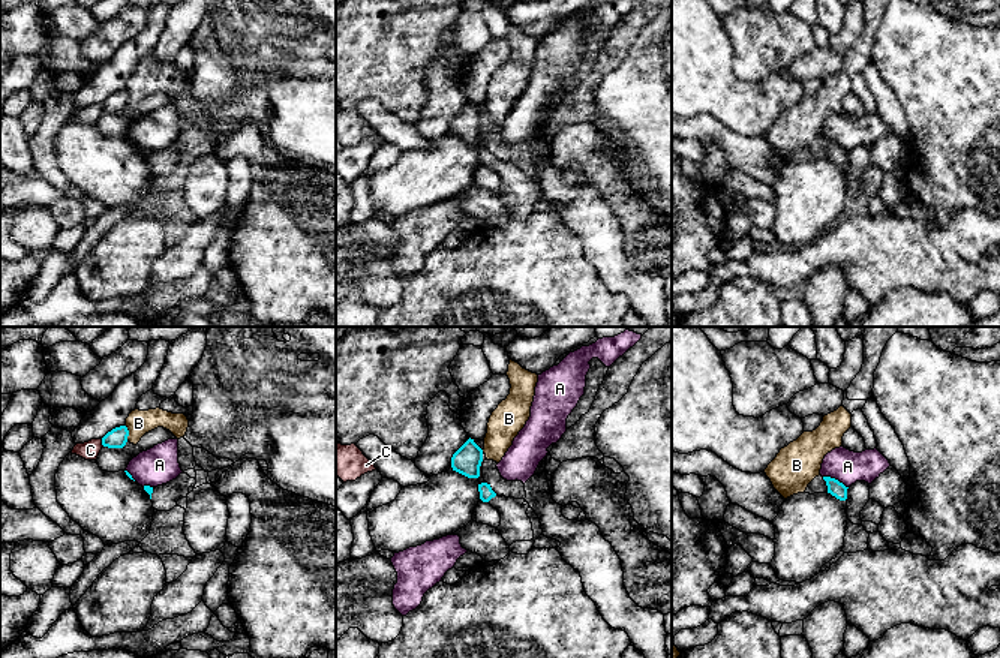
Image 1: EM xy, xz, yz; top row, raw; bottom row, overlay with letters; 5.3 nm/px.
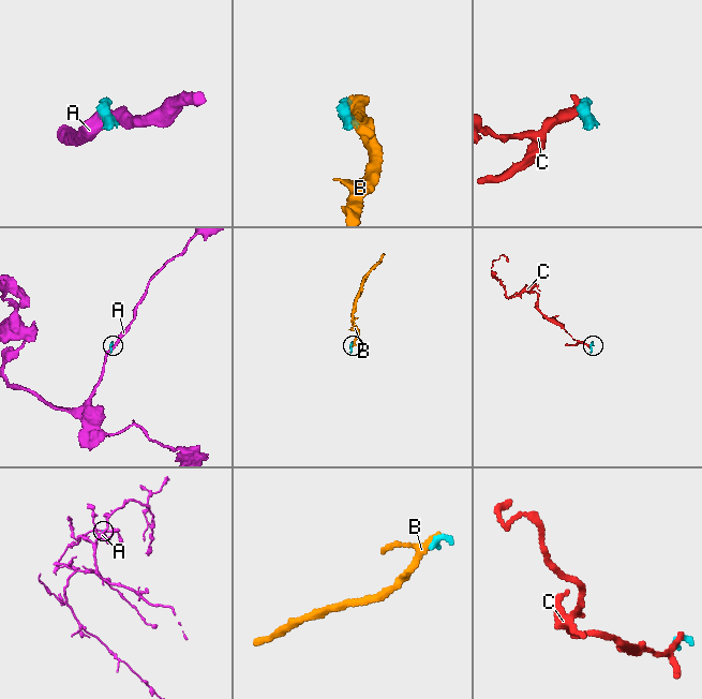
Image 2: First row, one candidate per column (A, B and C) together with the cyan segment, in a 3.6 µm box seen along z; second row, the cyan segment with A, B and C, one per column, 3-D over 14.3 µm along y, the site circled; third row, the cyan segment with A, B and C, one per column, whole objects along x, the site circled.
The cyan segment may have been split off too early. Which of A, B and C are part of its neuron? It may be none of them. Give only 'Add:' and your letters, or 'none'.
Add: none

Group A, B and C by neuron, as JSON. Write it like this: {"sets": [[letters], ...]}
{"sets": [["A"], ["B"], ["C"]]}

